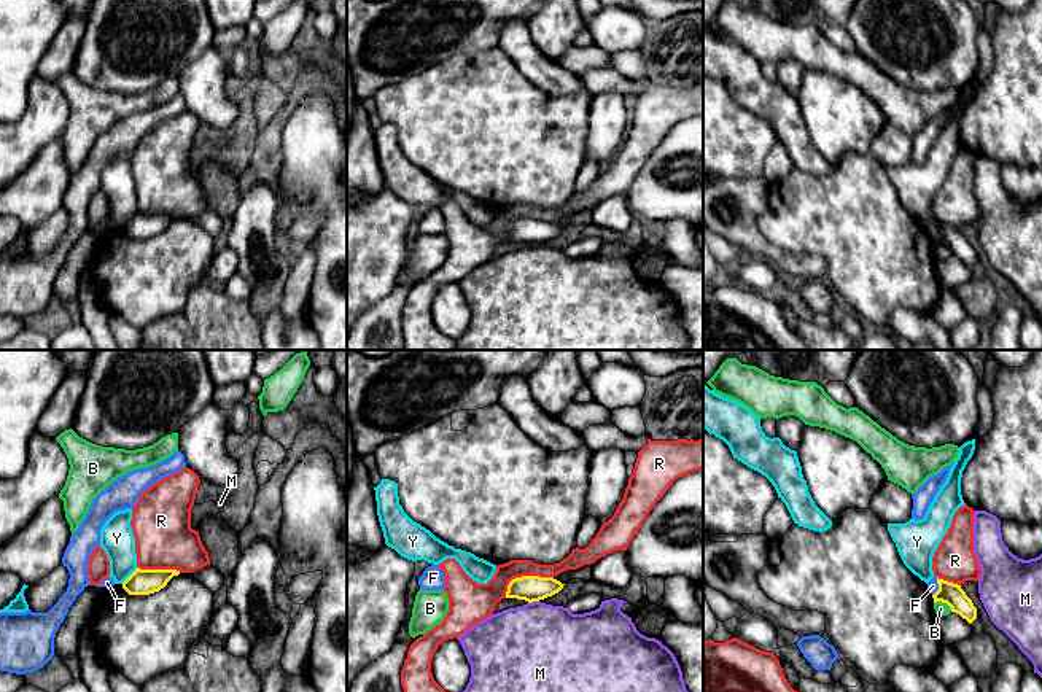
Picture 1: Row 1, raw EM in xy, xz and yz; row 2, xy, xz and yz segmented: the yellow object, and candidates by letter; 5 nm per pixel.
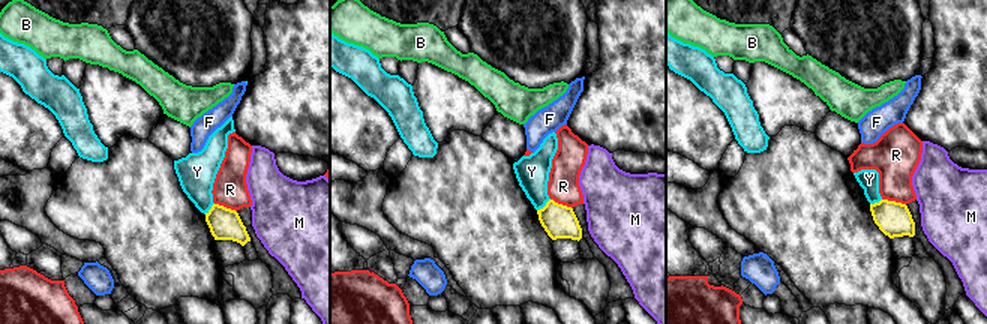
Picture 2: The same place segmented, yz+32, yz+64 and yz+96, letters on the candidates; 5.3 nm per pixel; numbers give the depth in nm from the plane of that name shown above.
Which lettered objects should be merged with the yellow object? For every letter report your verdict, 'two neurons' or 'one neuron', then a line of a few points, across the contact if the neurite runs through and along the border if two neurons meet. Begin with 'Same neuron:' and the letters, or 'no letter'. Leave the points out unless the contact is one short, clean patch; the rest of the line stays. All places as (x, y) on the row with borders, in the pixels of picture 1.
Same neuron: no letter
B: two neurons; line yz (934, 602), (944, 602), (953, 611)
F: two neurons
M: two neurons; line xz (538, 600), (528, 603)
R: two neurons
Y: two neurons; line xy (137, 567), (121, 583)

